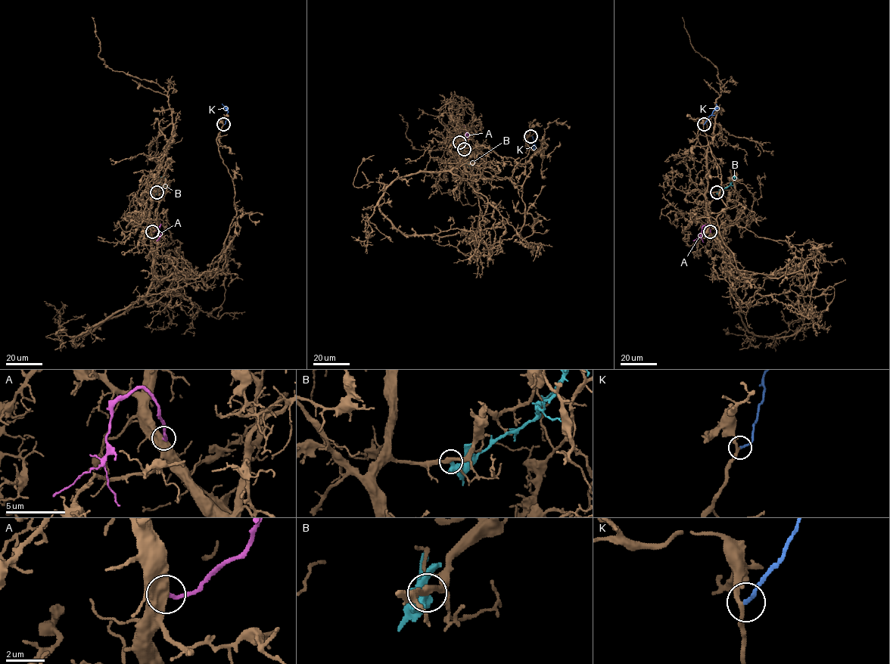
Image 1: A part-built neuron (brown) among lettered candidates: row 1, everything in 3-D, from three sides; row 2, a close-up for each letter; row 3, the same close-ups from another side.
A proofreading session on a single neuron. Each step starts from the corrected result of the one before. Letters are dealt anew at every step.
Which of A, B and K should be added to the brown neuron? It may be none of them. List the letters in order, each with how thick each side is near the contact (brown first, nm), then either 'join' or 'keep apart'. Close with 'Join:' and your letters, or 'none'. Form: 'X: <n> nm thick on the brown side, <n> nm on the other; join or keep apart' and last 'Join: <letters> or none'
A: 550 nm thick on the brown side, 190 nm on the other; keep apart
B: 260 nm thick on the brown side, 480 nm on the other; keep apart
K: 200 nm thick on the brown side, 170 nm on the other; join
Join: K

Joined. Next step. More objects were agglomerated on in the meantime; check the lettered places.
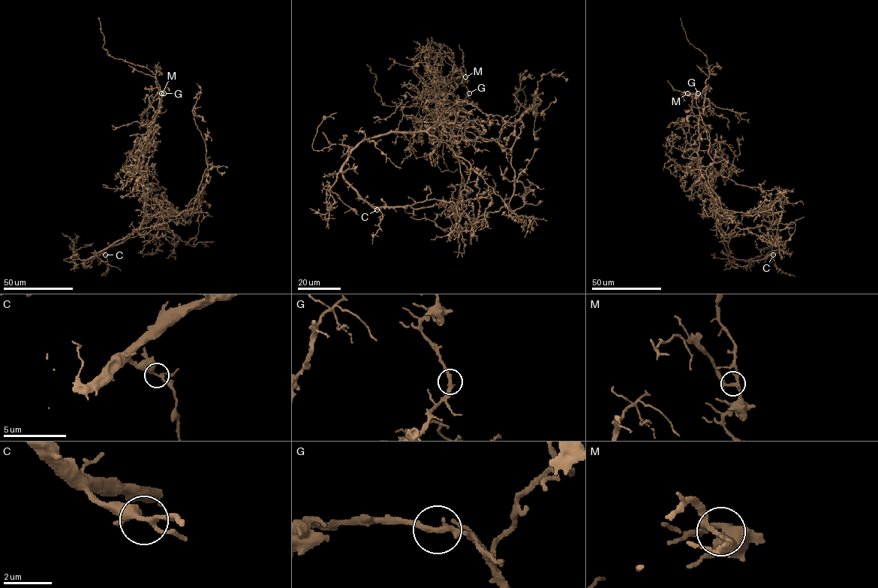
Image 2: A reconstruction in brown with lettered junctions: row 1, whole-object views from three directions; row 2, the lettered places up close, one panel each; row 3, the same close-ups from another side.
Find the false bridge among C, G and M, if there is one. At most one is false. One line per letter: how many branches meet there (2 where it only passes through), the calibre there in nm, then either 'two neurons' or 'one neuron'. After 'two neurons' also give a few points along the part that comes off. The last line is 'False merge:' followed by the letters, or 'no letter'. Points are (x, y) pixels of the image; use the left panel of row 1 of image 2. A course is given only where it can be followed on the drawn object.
C: 3 | 240 nm | one neuron
G: 2 | 280 nm | one neuron
M: 3 | 200 nm | one neuron
False merge: no letter

